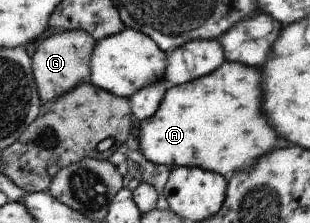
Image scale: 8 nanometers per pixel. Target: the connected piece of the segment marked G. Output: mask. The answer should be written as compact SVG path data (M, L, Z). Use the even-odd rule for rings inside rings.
M64 30L39 39L30 49L31 70L42 104L63 96L89 77L89 61L96 41L84 30Z

